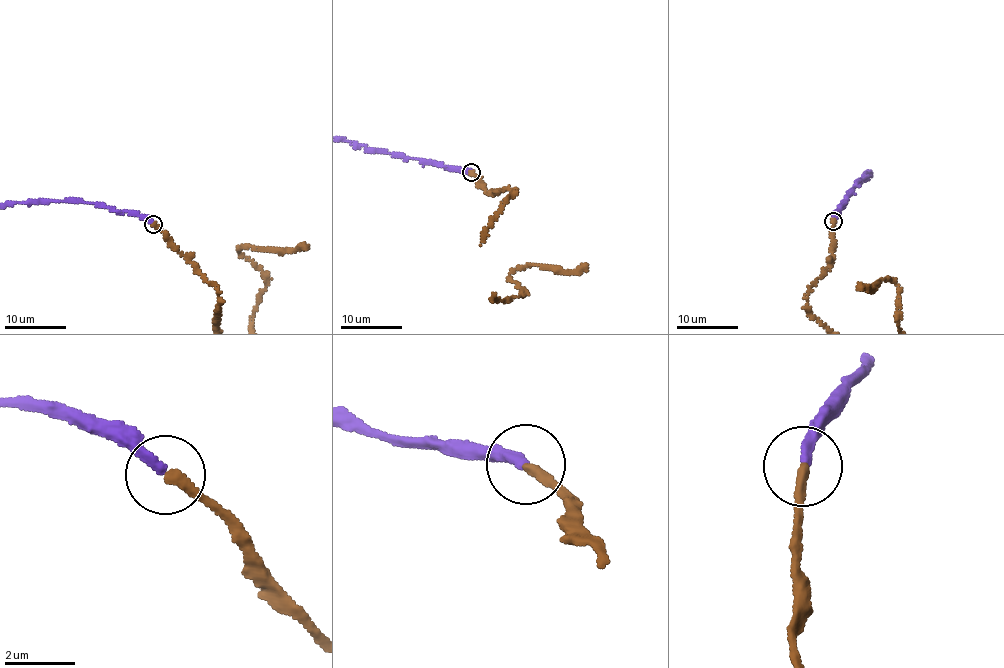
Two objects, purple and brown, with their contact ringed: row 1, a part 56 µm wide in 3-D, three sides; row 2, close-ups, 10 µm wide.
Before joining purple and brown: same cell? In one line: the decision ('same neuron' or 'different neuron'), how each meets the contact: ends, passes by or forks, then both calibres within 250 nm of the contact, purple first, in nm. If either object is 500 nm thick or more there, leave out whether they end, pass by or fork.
same neuron; purple ends; brown ends; calibres 280 and 280 nm

